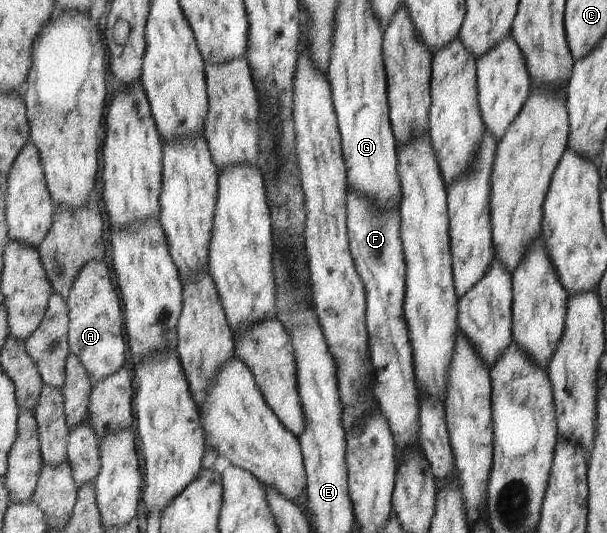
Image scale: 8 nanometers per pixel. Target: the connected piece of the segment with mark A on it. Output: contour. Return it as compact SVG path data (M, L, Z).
M91 261L81 269L68 298L70 310L69 344L71 354L81 359L93 384L112 377L125 367L127 341L123 336L122 298L113 286L111 272L103 262Z

